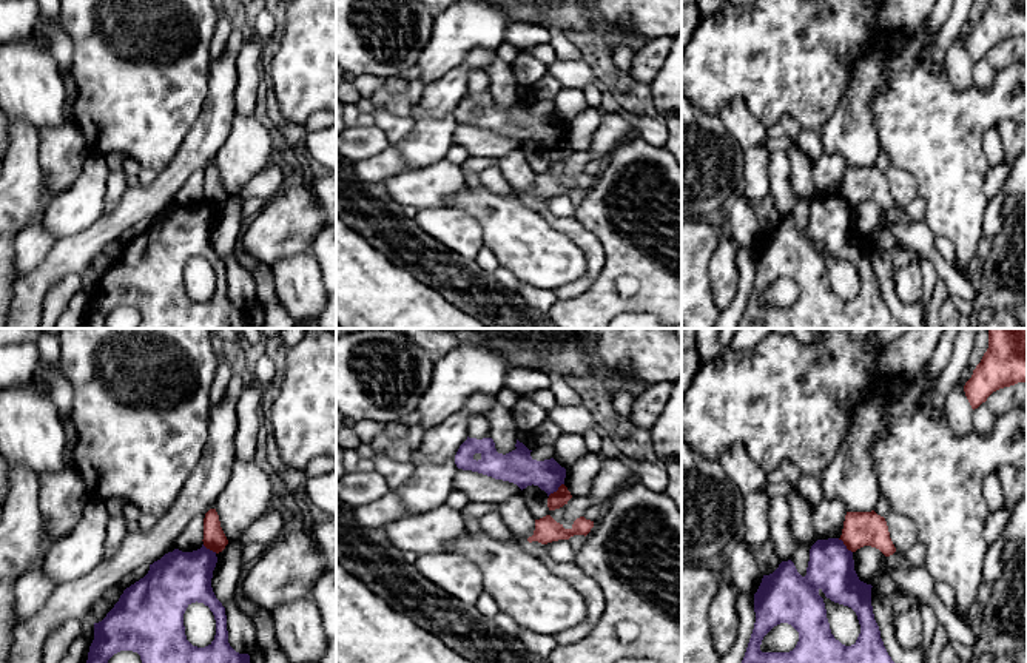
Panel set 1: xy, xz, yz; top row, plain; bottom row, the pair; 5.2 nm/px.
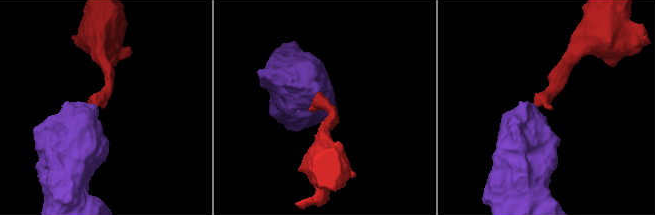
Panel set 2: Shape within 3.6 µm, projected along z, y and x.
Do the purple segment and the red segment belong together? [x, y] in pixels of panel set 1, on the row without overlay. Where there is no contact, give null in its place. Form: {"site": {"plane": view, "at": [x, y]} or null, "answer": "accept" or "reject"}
{"site": {"plane": "xz", "at": [555, 145]}, "answer": "reject"}

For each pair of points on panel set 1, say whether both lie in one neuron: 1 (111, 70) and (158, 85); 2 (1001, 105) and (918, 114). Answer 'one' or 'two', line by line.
1: one
2: one

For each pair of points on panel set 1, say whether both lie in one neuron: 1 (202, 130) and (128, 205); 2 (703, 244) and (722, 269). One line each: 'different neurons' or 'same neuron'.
1: same neuron
2: different neurons

